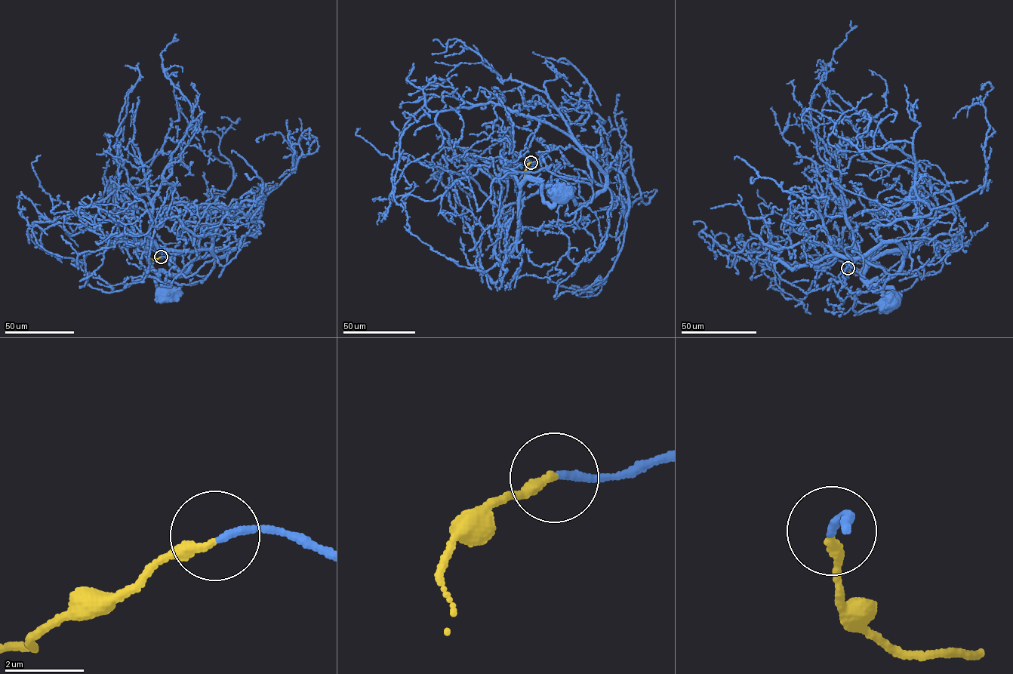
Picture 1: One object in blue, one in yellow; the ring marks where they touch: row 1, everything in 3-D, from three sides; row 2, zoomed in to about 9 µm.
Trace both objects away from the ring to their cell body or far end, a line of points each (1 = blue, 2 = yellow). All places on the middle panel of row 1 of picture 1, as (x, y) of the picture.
1: (531, 162), (570, 146), (594, 158), (606, 188), (576, 203), (539, 182), (545, 201), (561, 195)
2: (531, 162), (527, 165), (523, 180)

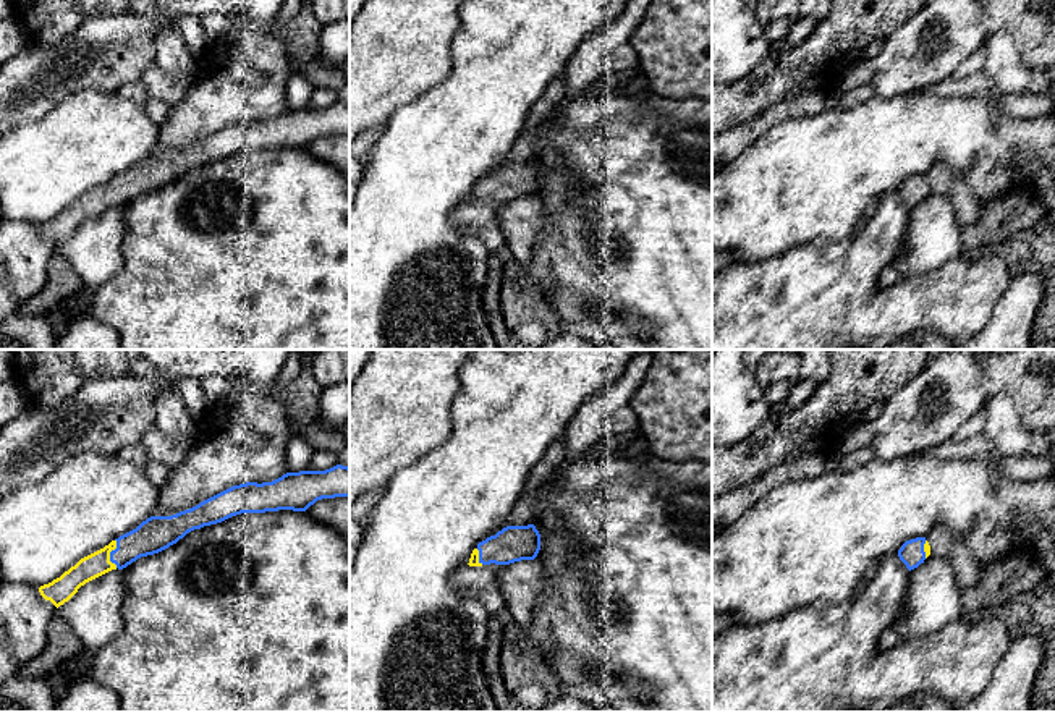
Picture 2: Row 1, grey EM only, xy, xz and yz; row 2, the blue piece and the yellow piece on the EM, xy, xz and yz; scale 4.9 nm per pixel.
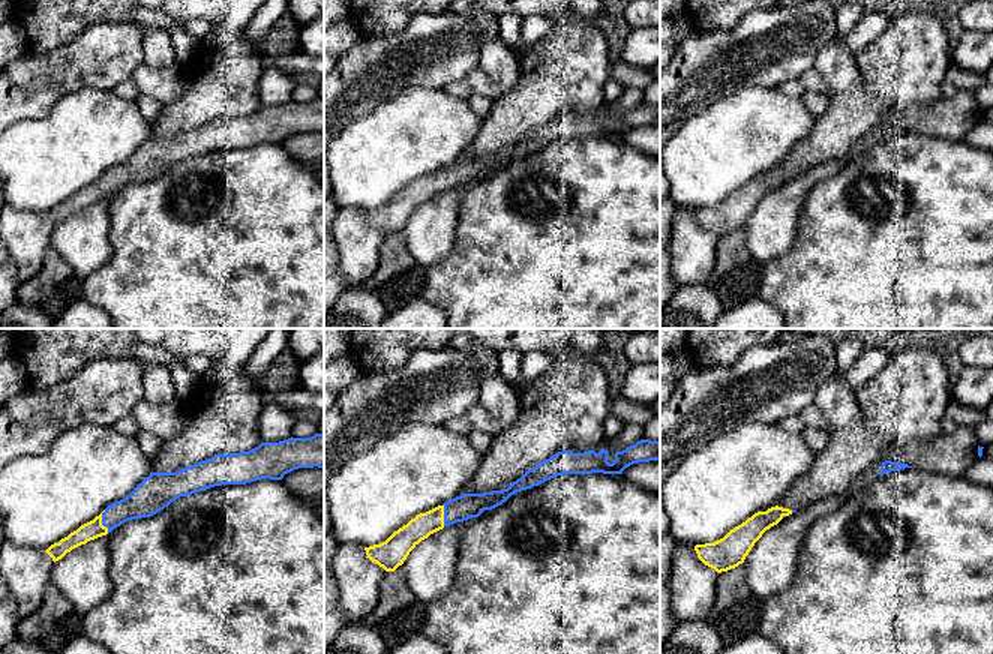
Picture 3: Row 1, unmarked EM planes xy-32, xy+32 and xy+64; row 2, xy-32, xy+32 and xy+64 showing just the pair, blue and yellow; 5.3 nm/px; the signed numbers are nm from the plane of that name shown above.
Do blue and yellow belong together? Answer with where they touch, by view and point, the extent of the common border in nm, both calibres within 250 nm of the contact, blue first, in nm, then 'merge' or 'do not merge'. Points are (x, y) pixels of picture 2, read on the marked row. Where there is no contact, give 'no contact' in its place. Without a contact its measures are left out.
xy (110, 554) | 140 nm | 170/120 nm | do not merge

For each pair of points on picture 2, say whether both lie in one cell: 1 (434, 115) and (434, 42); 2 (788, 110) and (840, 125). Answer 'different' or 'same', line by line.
1: different
2: different

